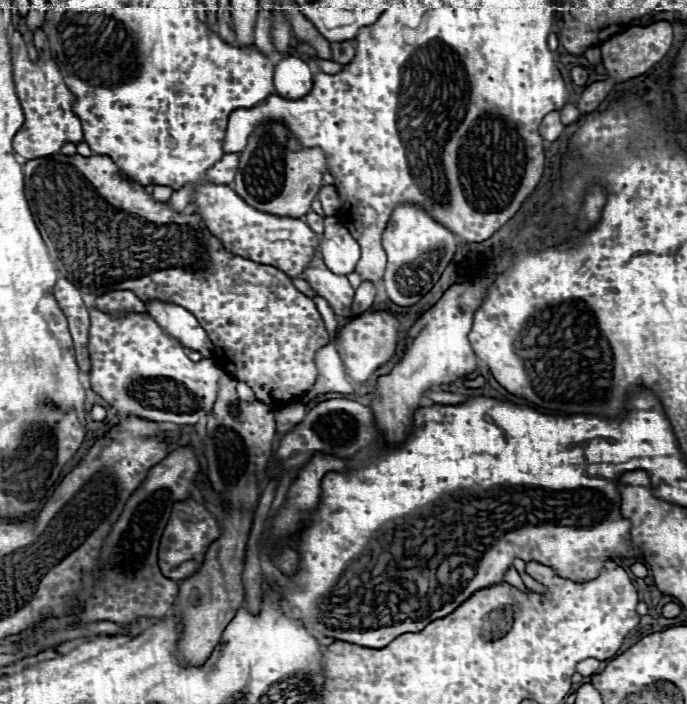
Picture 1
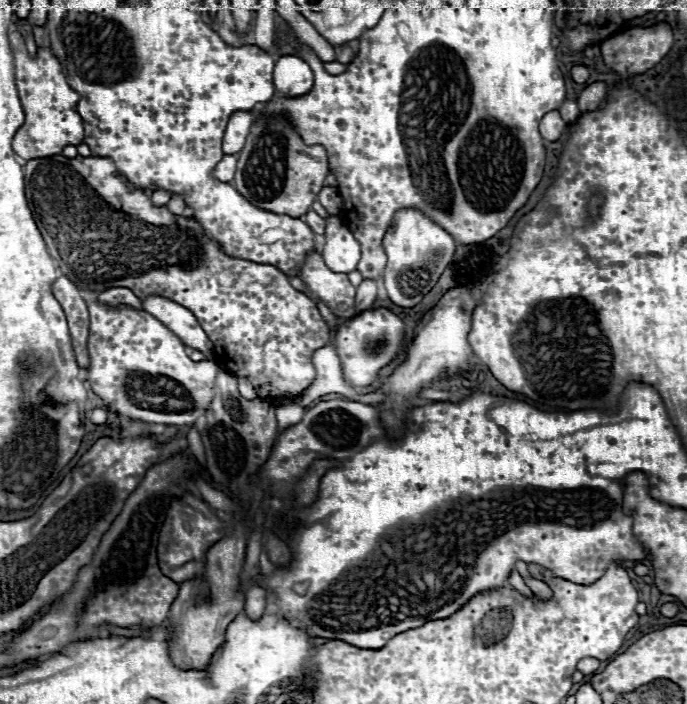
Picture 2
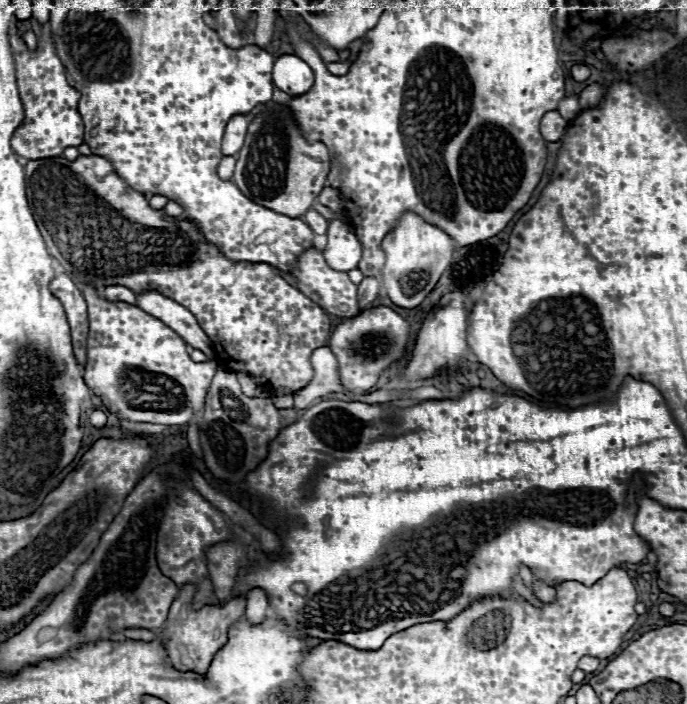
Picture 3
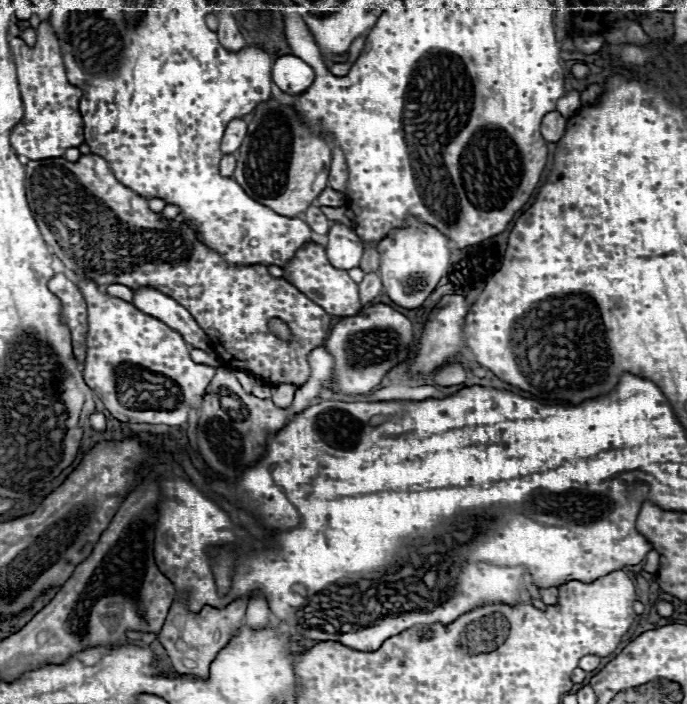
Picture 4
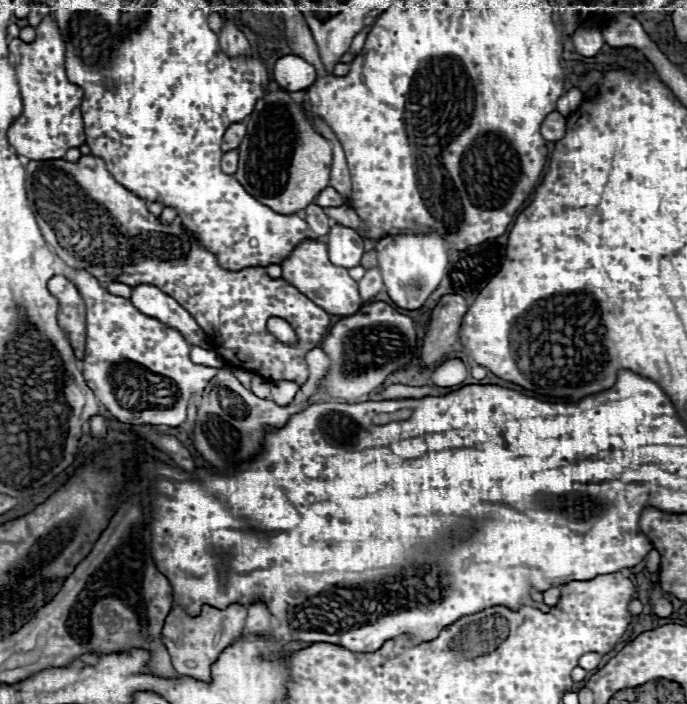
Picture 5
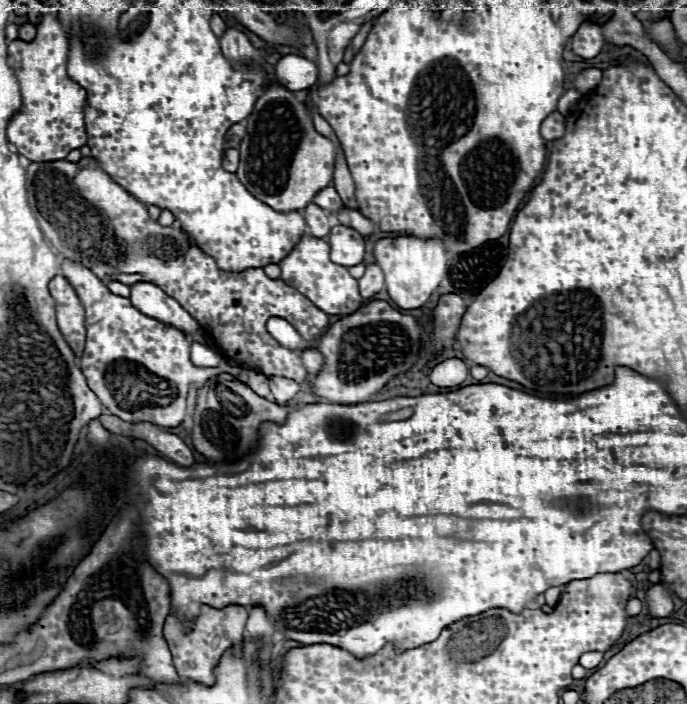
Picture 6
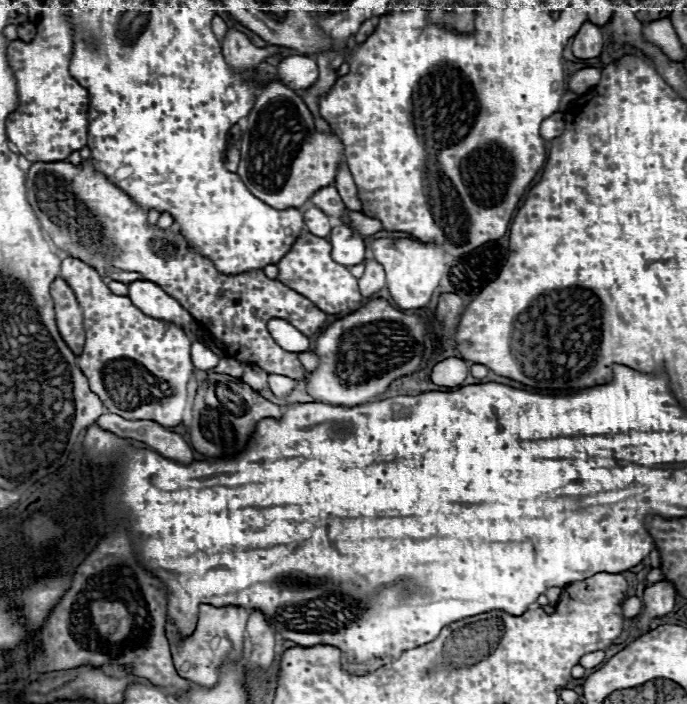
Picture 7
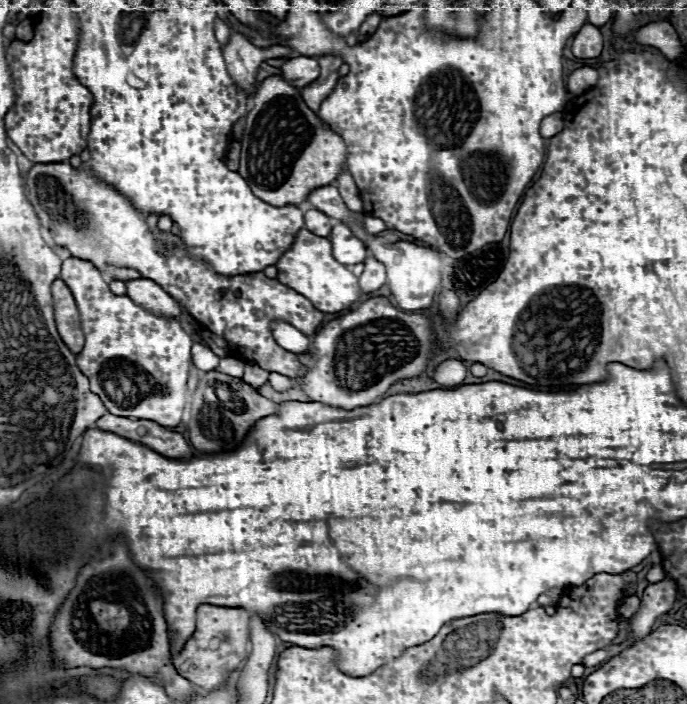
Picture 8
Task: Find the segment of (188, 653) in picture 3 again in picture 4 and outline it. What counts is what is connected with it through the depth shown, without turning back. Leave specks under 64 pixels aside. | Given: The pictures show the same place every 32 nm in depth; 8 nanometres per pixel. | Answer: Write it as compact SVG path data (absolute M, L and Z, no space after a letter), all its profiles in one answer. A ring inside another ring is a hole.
M242 600L228 604L224 610L204 606L198 614L188 612L182 602L174 602L158 636L158 640L162 642L162 646L170 656L172 668L178 674L192 674L196 678L208 680L208 668L212 660L240 630L240 626L244 624L244 612L246 612L246 604Z

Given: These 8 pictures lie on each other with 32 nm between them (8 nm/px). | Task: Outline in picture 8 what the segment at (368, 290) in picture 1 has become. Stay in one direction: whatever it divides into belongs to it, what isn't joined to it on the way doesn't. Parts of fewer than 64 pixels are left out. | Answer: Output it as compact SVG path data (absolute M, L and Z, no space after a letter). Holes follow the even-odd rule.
M374 256L364 260L364 272L360 276L360 288L364 294L378 290L386 282L386 268Z

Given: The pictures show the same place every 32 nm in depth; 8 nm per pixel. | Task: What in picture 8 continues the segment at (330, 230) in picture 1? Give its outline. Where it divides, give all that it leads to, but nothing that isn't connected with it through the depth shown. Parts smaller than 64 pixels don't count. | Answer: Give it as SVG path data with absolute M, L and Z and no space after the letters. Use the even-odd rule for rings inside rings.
M344 224L334 226L330 236L334 246L332 254L340 264L358 264L366 258L366 246L358 238L354 238L354 234Z

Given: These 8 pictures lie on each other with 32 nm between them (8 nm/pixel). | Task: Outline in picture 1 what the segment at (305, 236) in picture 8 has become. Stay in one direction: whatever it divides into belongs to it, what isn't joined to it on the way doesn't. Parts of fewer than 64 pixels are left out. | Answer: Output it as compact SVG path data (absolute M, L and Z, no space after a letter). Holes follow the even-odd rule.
M314 256L310 260L302 278L310 284L314 296L322 296L330 304L336 316L344 316L344 318L352 316L354 288L350 286L346 276L330 272L320 256Z

